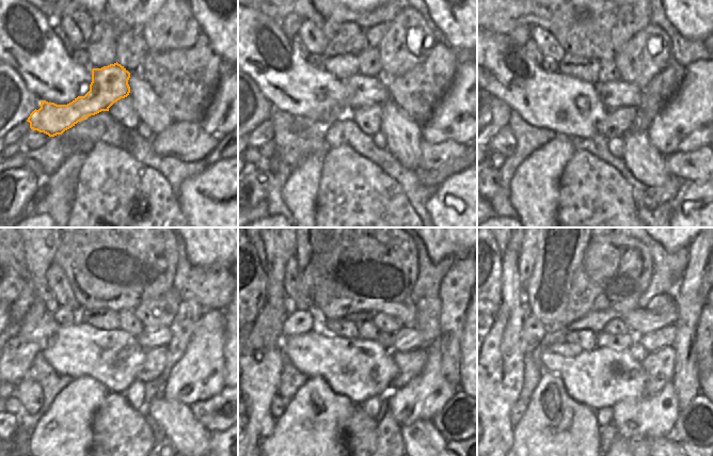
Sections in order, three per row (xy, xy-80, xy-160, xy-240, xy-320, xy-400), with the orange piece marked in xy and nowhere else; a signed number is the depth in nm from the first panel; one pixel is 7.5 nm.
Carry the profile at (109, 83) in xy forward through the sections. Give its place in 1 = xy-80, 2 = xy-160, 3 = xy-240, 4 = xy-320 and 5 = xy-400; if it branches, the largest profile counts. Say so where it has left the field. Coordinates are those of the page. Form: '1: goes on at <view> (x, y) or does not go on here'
1: goes on at xy-80 (362, 90)
2: goes on at xy-160 (613, 94)
3: goes on at xy-240 (149, 339)
4: goes on at xy-320 (407, 339)
5: goes on at xy-400 (651, 342)

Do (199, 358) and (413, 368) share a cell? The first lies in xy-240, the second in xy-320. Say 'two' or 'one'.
two

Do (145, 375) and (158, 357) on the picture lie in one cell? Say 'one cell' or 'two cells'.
one cell

